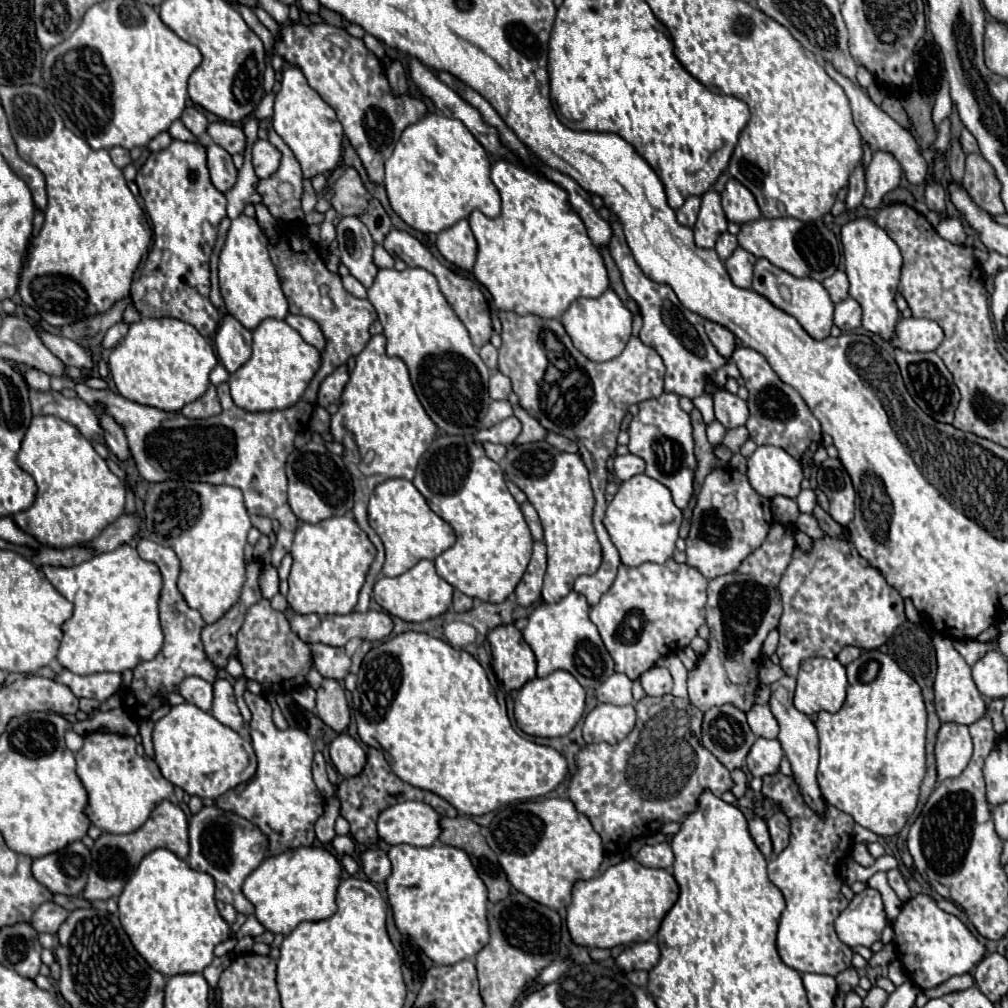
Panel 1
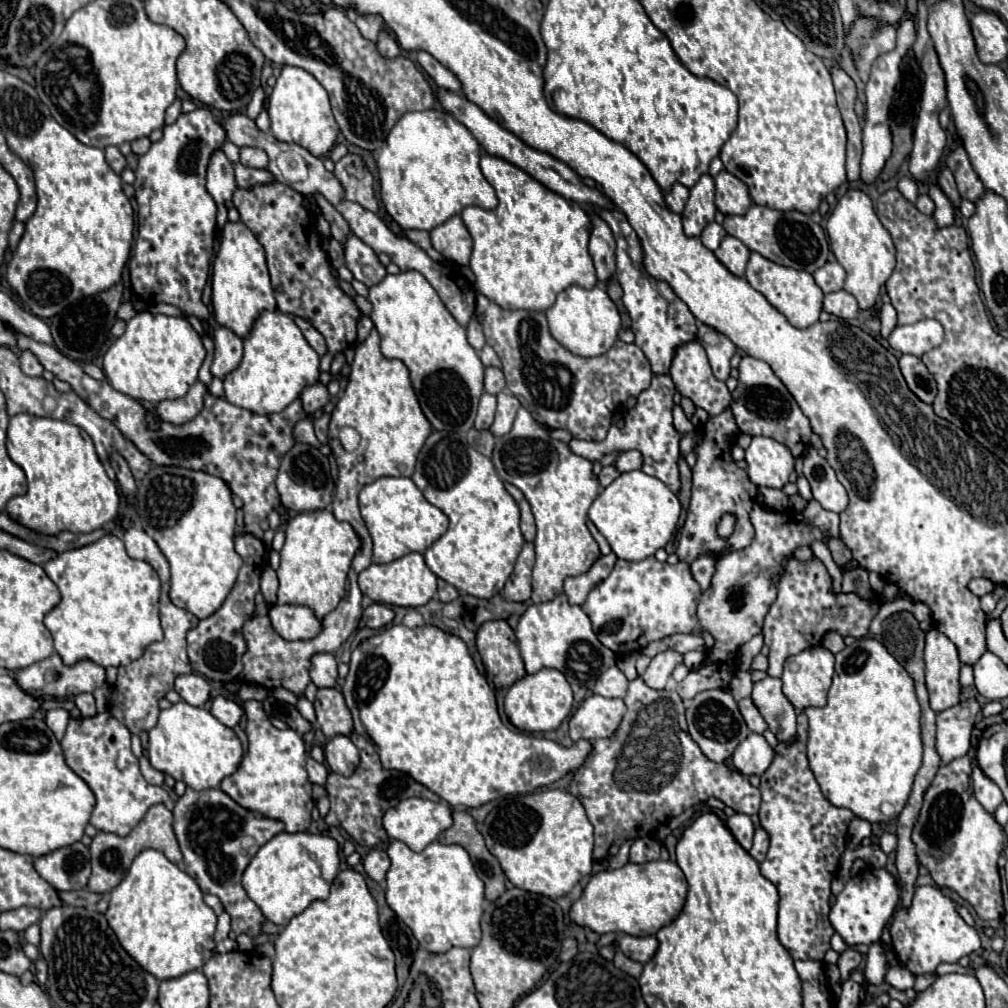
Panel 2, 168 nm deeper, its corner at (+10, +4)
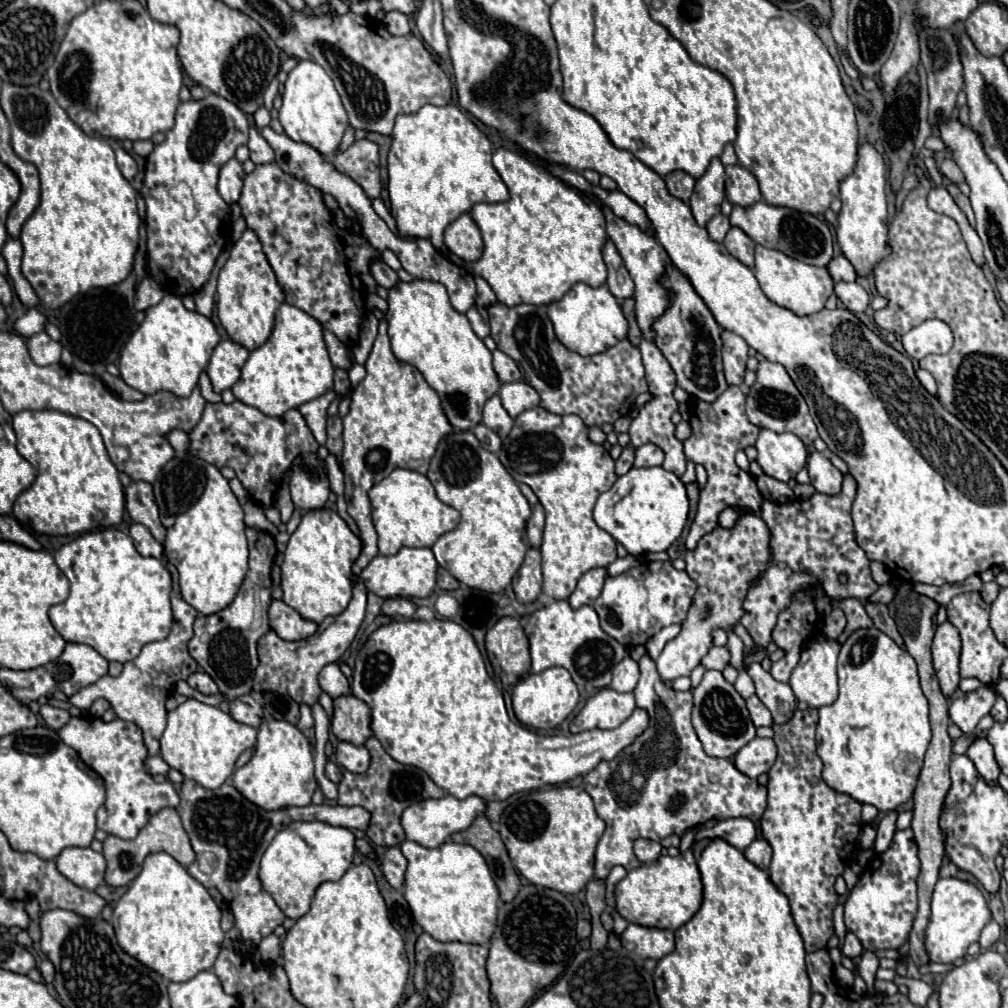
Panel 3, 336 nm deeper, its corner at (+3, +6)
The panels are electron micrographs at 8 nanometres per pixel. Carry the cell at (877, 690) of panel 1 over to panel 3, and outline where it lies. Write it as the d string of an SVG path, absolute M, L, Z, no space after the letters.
M878 628L856 630L842 644L838 656L838 686L838 700L830 706L818 708L820 720L816 726L816 742L818 756L824 762L822 778L832 790L848 794L860 804L872 804L880 812L892 812L912 798L932 736L928 700L920 690L916 662Z

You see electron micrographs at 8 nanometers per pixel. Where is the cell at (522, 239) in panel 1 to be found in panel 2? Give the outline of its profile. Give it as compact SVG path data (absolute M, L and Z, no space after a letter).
M485 154L481 170L495 188L499 204L495 210L467 206L461 212L473 236L469 268L477 278L477 290L501 308L547 310L557 294L571 284L593 288L597 276L587 250L591 218L583 206L555 194L503 158Z

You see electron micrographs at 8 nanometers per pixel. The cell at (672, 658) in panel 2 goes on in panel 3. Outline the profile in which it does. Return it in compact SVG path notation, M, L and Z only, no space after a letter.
M744 514L732 530L718 526L714 532L700 538L696 550L686 552L686 572L698 584L698 590L682 624L682 632L664 646L660 658L656 660L658 674L664 682L690 676L712 646L710 632L714 628L730 630L740 620L748 584L752 584L752 580L768 568L768 540L770 536L764 520L754 514Z

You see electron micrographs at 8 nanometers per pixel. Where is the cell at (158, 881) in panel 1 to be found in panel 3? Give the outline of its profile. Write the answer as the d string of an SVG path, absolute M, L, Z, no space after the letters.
M154 852L146 856L142 872L116 902L112 926L124 952L170 982L188 982L196 972L212 968L224 940L220 918L222 912L208 890L170 854Z

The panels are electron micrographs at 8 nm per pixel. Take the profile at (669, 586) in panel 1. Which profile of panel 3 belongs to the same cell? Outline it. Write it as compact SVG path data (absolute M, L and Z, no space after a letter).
M670 560L644 562L620 576L610 576L602 588L602 594L596 598L594 610L598 612L600 626L608 636L626 648L634 648L646 644L662 628L682 624L694 602L696 588L696 582L684 570L676 570Z

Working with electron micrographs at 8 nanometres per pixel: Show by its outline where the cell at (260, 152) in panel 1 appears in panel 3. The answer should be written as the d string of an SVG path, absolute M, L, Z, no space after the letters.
M256 128L250 130L248 148L250 148L250 160L252 160L254 164L268 164L268 162L274 162L274 152L272 152L270 144L256 132Z

